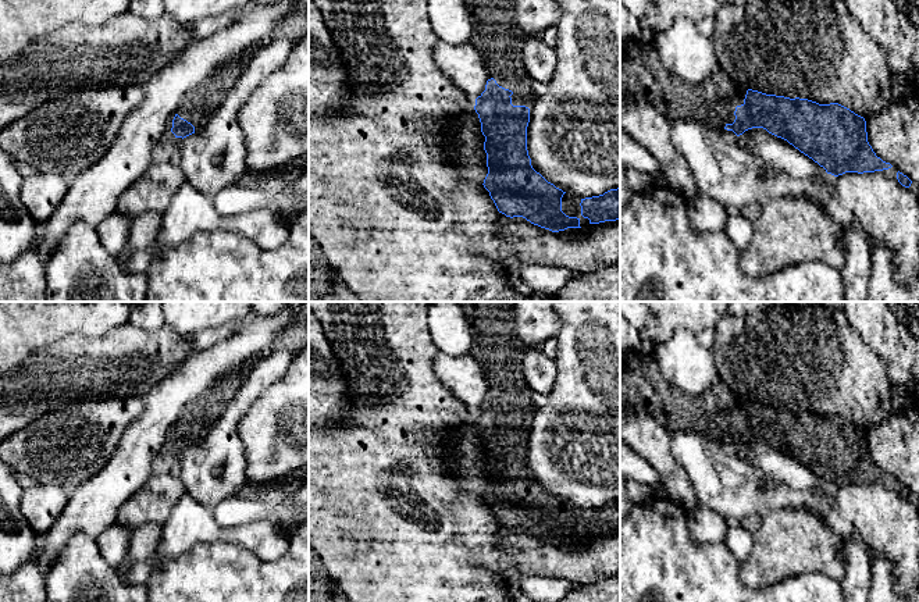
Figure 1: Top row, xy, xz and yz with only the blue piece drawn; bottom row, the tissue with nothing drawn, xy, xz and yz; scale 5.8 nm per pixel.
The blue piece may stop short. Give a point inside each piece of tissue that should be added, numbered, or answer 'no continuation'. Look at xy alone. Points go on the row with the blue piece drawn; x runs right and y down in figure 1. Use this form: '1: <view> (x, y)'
1: xy (198, 104)

